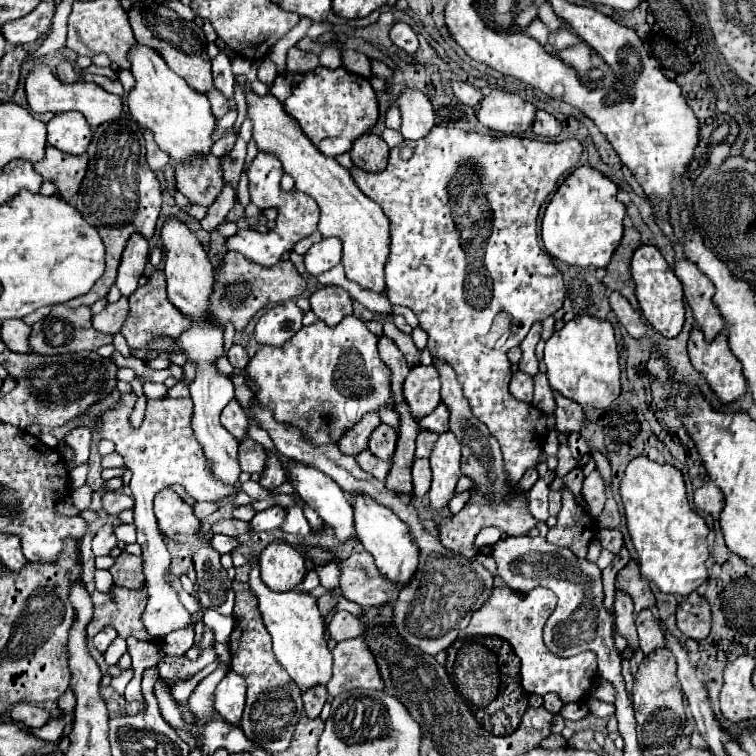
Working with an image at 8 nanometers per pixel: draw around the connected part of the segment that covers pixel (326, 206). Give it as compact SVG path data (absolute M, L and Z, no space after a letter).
M246 93L246 99L248 117L254 123L252 137L256 139L258 149L274 153L282 161L284 171L294 177L296 189L310 195L318 203L318 231L322 233L322 237L338 237L342 241L342 265L346 269L346 277L358 283L362 289L384 293L384 265L390 255L390 221L384 211L358 189L348 169L344 169L336 159L322 155L312 145L312 141L302 133L302 129L294 125L296 121L288 119L288 113L276 97L258 97L256 93Z

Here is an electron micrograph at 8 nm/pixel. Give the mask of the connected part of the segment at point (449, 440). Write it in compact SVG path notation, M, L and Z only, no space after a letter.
M446 431L438 437L432 453L430 453L430 467L432 467L432 487L430 487L430 505L434 509L444 507L452 495L454 487L460 479L460 443L456 435Z

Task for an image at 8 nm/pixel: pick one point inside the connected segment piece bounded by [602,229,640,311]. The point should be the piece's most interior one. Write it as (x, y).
(618, 277)

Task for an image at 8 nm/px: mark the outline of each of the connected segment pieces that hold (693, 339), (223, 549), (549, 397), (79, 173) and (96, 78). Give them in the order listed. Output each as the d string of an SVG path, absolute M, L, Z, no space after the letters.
M694 329L688 339L690 363L698 373L704 375L710 389L718 395L722 405L746 395L746 379L742 375L740 361L728 347L726 333L720 333L712 343L704 341L704 335Z
M212 535L212 545L216 547L218 553L230 553L238 547L236 537L228 537L228 535Z
M539 372L533 377L533 381L534 393L532 405L545 414L553 413L556 404L554 401L553 390L548 383L546 375Z
M46 147L46 157L34 163L34 169L44 177L50 179L64 201L70 201L72 195L78 193L80 183L88 169L88 155L68 155L58 151L56 147Z
M92 75L92 81L96 85L100 85L102 89L106 89L108 93L114 93L114 95L124 97L124 87L122 87L120 81L114 81L114 79L108 79L108 77L102 77L102 75Z

